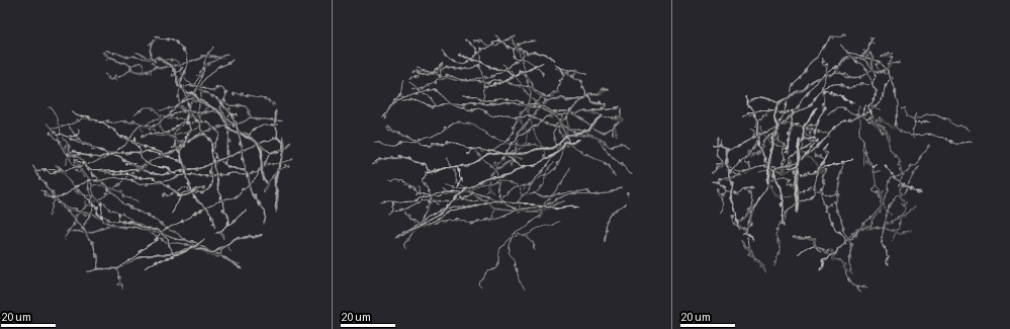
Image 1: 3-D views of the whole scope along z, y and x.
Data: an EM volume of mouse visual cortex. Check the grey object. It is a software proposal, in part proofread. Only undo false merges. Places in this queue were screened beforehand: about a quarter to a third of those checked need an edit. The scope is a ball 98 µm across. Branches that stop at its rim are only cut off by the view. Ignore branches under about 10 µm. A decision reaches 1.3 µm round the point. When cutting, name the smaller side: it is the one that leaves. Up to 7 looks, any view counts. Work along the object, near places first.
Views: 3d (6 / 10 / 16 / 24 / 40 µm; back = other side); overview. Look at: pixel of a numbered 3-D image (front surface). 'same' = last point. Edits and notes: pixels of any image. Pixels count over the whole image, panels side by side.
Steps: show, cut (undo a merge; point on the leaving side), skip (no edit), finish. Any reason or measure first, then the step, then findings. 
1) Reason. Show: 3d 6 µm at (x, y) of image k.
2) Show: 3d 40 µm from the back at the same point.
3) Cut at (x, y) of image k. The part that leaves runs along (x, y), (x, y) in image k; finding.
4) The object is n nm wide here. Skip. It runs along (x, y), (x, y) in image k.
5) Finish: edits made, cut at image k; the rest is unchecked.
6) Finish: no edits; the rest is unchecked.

Show: 3d 16 µm at (733, 190) of image 1.

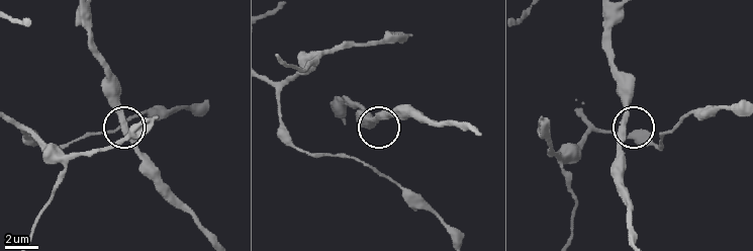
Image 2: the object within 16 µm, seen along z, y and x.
Zoom in. Show: 3d 6 µm at (623, 118) of image 2.

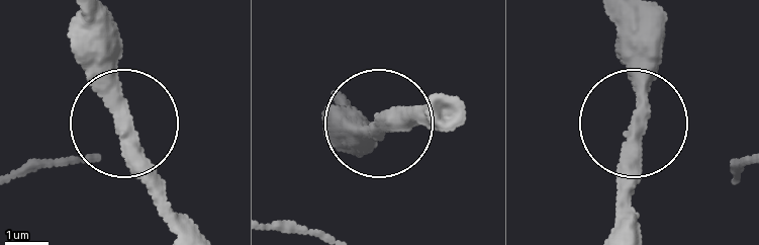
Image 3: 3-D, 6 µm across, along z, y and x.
Skip. It runs along (614, 21), (636, 97), (636, 228) in image 3; one cell here.

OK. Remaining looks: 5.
Thin arm on a thick one. Show: 3d 24 µm at (212, 164) of image 1.

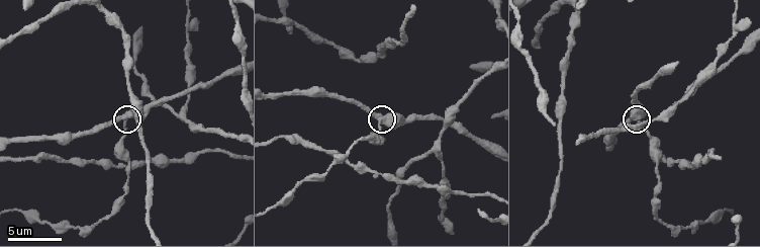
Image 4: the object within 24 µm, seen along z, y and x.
Closer look. Show: 3d 10 µm at (378, 119) of image 4.

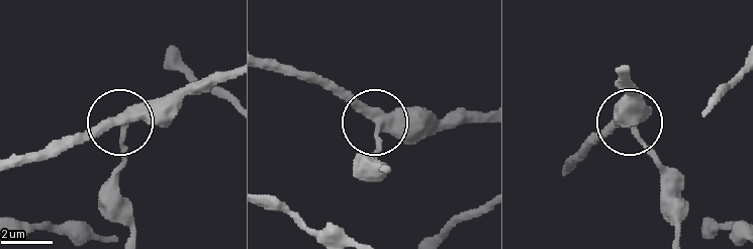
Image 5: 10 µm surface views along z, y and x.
The side arm is 74 µm long. Skip. It runs along (482, 119), (377, 119), (334, 82) in image 5; continuous, no second cell.

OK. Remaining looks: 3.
Three arms meet. Show: 3d 16 µm at (434, 105) of image 1.

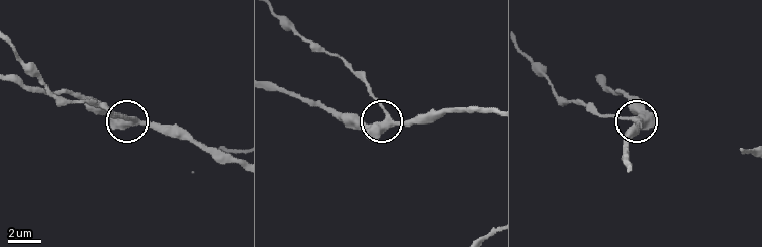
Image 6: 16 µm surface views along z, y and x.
Show: 3d 6 µm at (133, 119) of image 6.

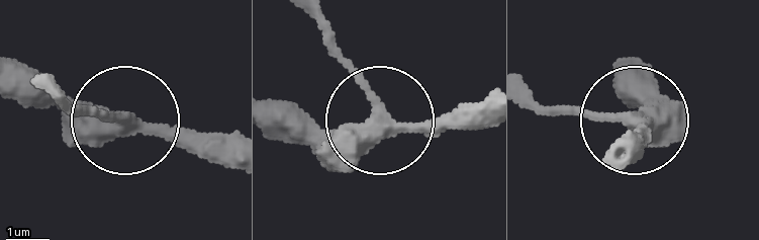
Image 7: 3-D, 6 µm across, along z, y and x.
The object is 320 nm wide here. Skip. It runs along (483, 106), (418, 129), (281, 129) in image 7; continuous, no second cell.

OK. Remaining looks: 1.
Finish: no edits; the rest is unchecked.

